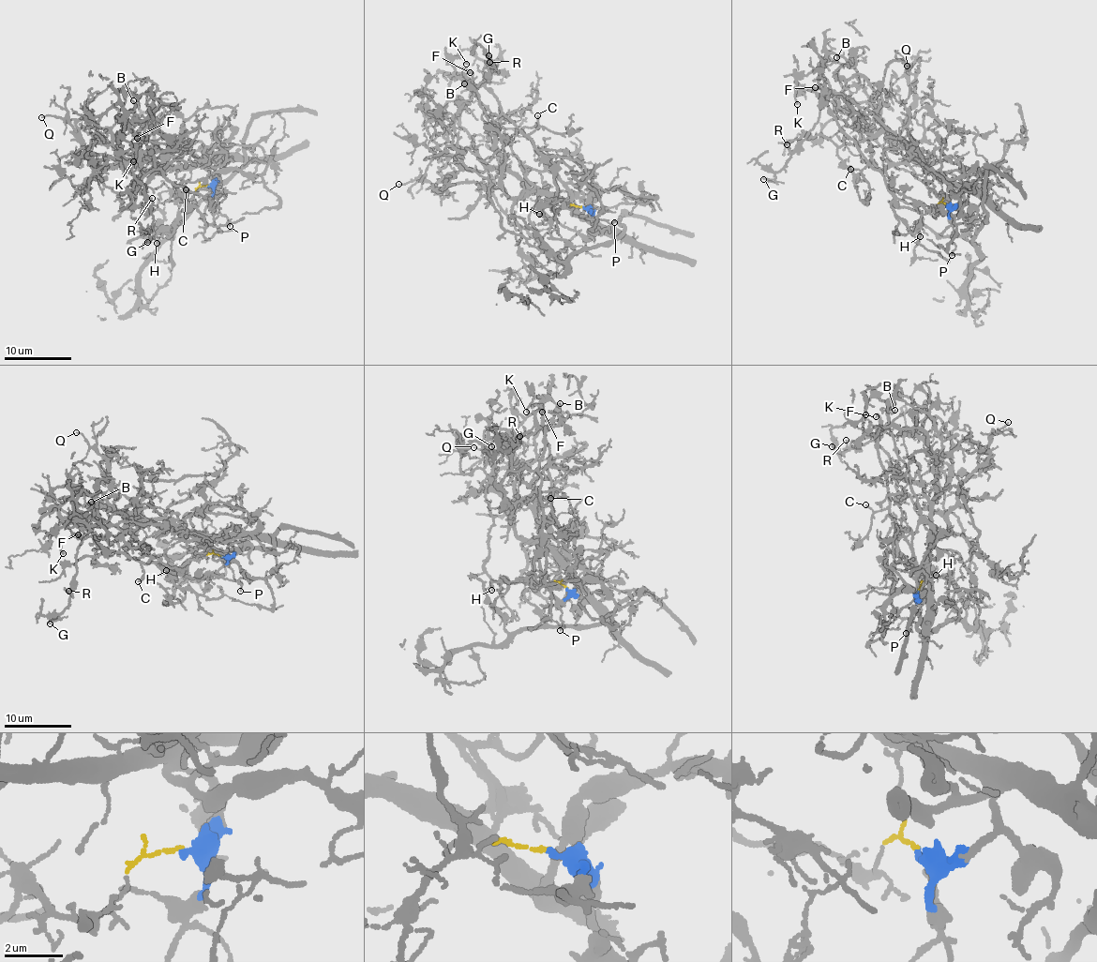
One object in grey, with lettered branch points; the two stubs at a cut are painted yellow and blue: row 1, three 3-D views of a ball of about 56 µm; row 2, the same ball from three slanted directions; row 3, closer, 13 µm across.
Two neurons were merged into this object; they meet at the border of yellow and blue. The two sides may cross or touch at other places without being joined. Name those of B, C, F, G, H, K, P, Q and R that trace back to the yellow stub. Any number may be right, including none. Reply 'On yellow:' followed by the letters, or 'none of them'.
On yellow: B, C, F, G, H, K, R

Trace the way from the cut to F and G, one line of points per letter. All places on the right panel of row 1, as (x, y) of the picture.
F: (945, 204), (941, 202), (934, 210), (901, 202), (838, 124), (828, 104), (830, 97), (822, 97), (814, 88)
G: (945, 204), (934, 210), (901, 202), (840, 127), (829, 96), (787, 164), (773, 179), (763, 178)

